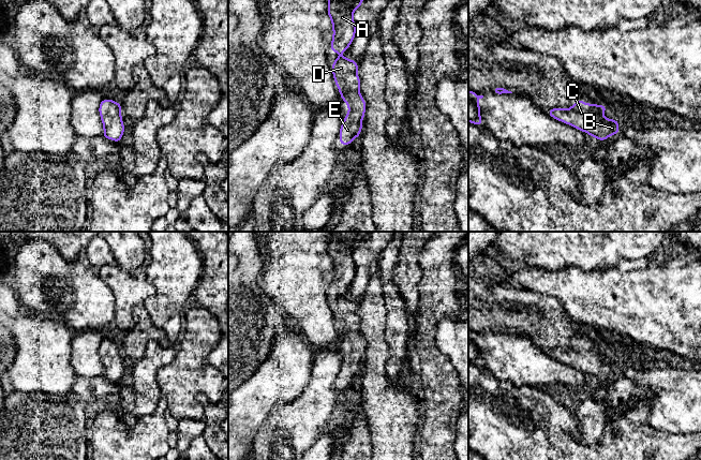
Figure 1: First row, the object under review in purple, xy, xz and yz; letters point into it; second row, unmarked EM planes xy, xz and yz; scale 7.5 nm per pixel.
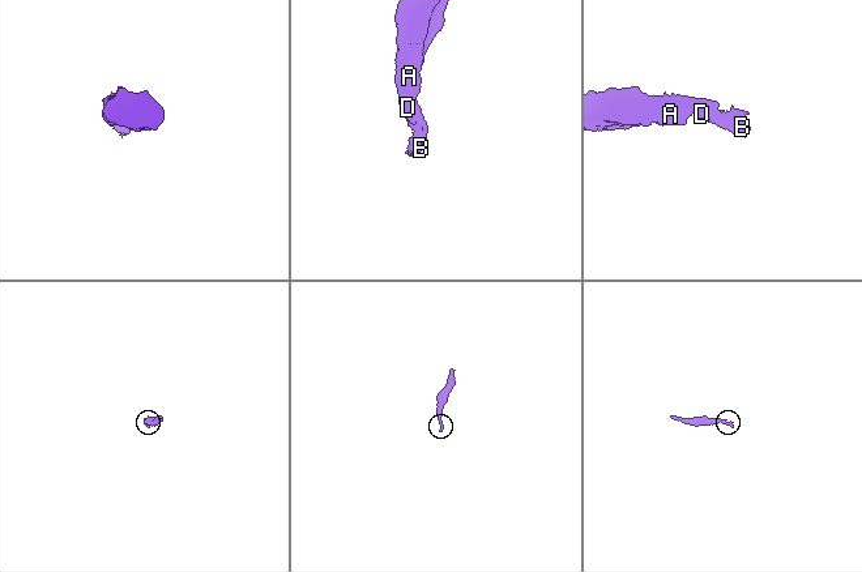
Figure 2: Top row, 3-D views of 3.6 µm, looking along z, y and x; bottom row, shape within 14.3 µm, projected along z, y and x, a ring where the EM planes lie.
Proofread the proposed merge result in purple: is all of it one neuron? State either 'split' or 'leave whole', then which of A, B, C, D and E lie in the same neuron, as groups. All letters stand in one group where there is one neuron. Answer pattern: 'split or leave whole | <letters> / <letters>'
leave whole | A B C D E

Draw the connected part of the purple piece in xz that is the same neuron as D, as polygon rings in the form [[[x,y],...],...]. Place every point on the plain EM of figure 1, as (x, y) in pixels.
[[[339,296],[331,307],[335,325],[341,332],[341,340],[344,340],[349,347],[339,373],[340,384],[345,386],[360,375],[366,341],[359,333],[358,302]]]

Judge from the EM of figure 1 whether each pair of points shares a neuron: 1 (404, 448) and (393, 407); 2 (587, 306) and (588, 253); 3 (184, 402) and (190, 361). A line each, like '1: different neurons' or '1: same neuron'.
1: same neuron
2: different neurons
3: same neuron

